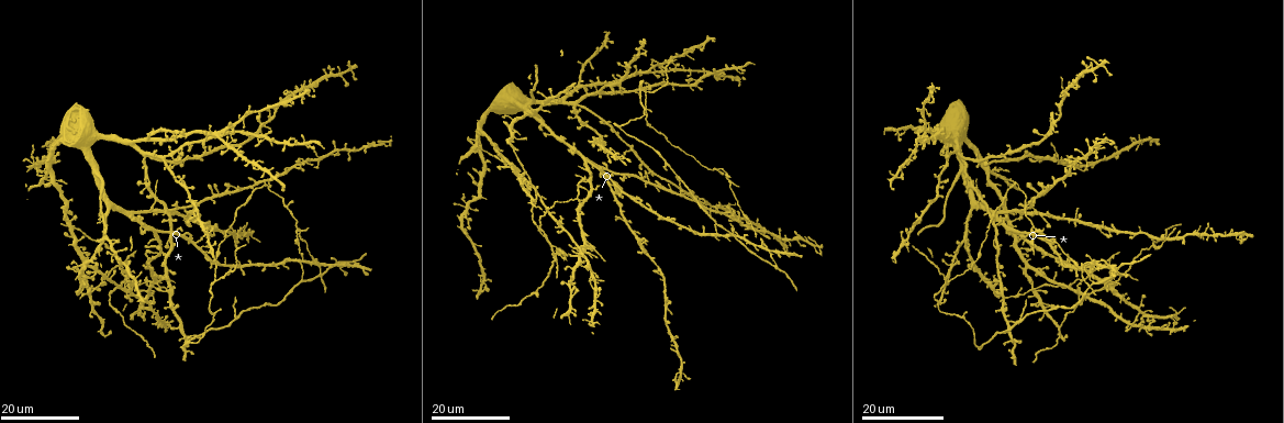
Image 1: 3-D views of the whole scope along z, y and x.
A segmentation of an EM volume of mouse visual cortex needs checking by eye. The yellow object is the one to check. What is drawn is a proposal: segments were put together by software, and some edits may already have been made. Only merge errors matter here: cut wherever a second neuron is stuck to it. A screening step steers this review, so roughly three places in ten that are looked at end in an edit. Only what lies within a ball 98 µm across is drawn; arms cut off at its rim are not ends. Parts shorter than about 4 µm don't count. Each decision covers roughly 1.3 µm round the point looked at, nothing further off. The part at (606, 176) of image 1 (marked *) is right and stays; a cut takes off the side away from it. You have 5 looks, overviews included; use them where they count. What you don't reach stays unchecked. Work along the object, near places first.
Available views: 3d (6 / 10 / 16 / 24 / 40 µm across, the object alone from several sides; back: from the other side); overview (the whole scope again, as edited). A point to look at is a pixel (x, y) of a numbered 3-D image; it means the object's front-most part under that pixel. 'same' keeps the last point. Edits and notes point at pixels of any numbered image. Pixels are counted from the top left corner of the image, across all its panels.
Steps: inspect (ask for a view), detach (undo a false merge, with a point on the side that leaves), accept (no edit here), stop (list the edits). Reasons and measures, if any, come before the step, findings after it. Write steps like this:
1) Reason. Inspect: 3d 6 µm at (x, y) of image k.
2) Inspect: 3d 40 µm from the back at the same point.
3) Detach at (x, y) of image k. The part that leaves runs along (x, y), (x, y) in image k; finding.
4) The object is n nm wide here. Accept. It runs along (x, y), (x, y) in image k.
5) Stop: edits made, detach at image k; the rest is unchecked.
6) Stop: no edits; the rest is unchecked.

Arms part here. Inspect: 3d 16 µm at (644, 94) of image 1.

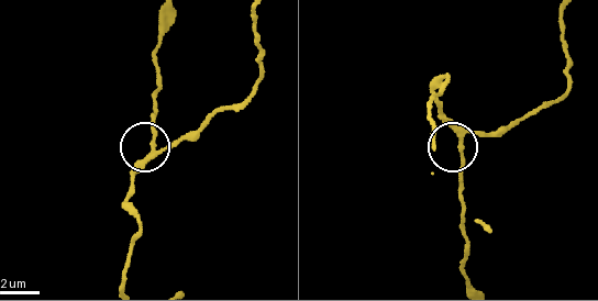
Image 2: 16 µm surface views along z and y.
Closer look. Inspect: 3d 6 µm at (152, 153) of image 2.

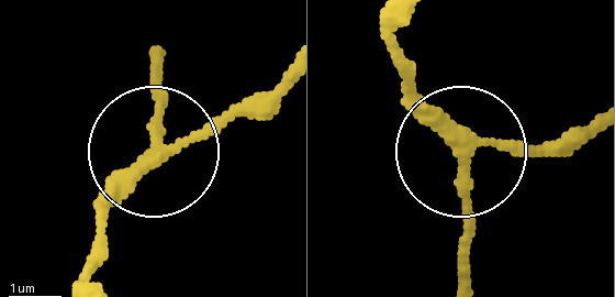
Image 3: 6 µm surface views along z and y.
The object is 220 nm wide here. Detach at (244, 106) of image 3. The part that leaves runs along (180, 142), (280, 89) in image 3; two neurons meet here.

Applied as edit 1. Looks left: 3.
Redraw. Inspect: overview.

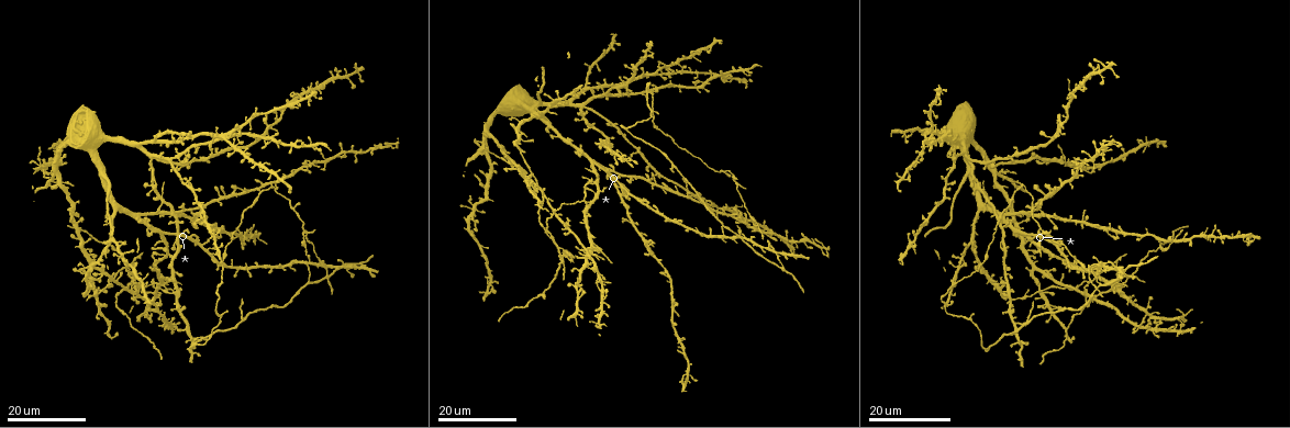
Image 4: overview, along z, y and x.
Looks like a crossing. Inspect: 3d 24 µm at (958, 257) of image 4.

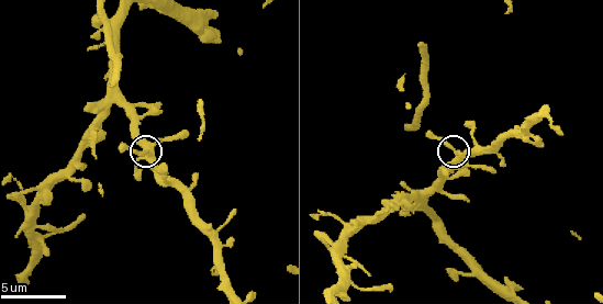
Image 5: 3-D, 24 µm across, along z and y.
Inspect: 3d 6 µm at (149, 156) of image 5.

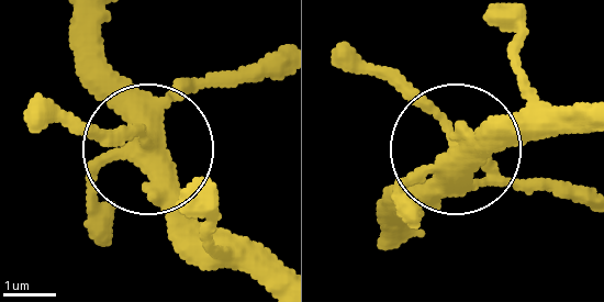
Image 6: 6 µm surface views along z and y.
The object is 350 nm wide here. Accept. Continuous, no second neuron.

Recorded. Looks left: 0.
Stop: edits made, detach at image 3; the rest is unchecked.

